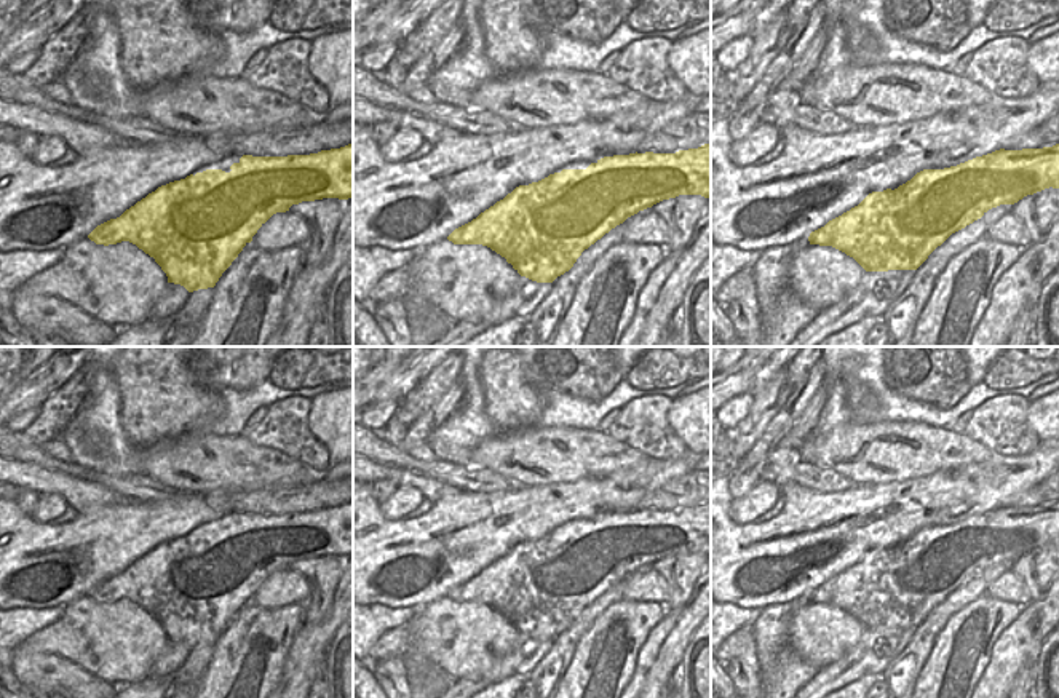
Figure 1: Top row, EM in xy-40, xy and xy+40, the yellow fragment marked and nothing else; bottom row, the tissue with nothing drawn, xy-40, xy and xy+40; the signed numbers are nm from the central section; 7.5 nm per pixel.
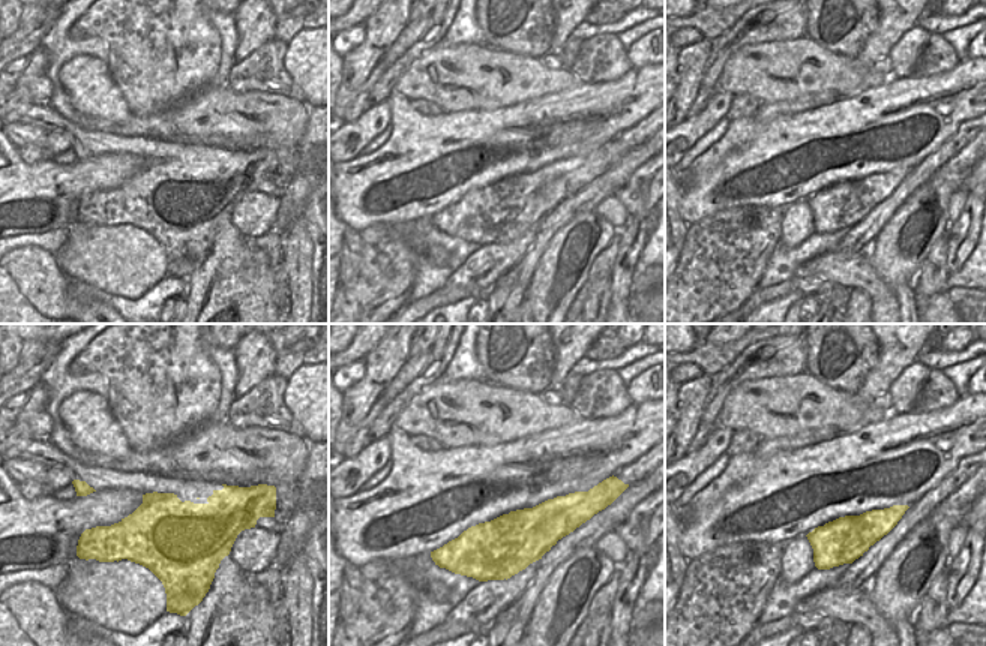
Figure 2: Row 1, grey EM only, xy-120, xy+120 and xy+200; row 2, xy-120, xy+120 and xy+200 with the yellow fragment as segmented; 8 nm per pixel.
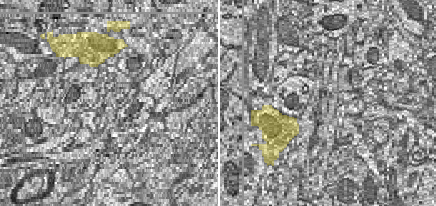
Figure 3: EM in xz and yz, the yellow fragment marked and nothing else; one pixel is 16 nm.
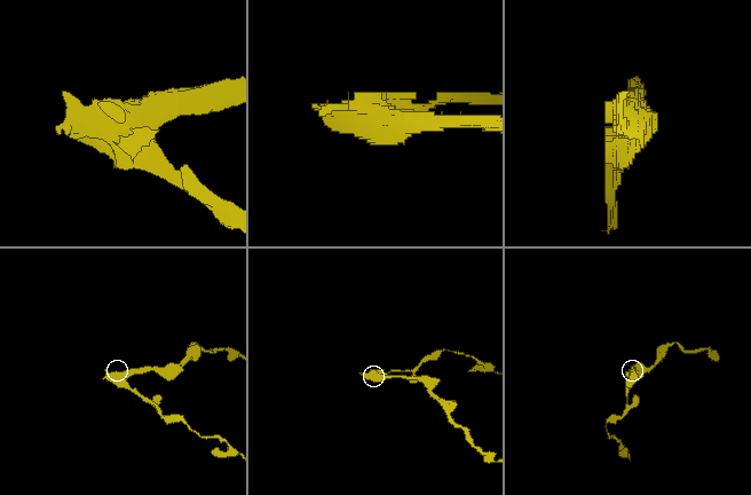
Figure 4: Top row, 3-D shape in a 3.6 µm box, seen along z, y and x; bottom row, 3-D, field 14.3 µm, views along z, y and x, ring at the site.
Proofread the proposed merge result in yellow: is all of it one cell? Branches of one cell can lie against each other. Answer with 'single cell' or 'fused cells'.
fused cells

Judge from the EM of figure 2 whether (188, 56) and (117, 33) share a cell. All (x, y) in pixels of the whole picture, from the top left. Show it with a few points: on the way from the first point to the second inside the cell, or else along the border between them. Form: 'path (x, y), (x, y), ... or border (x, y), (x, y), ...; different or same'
path (170, 45), (162, 45), (152, 35), (135, 33); same

